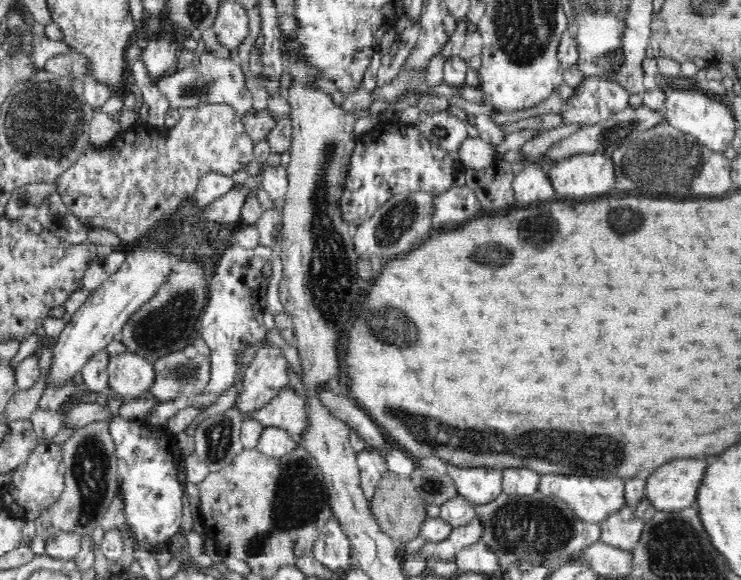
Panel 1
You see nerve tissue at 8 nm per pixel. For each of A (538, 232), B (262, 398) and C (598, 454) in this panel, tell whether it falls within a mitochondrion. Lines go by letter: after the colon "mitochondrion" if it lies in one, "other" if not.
A: mitochondrion
B: other
C: mitochondrion

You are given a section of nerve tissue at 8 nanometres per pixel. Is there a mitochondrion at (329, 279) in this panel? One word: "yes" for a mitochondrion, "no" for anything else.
yes

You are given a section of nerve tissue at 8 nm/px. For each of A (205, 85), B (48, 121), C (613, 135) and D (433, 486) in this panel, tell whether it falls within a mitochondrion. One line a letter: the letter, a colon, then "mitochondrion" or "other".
A: mitochondrion
B: mitochondrion
C: mitochondrion
D: mitochondrion

